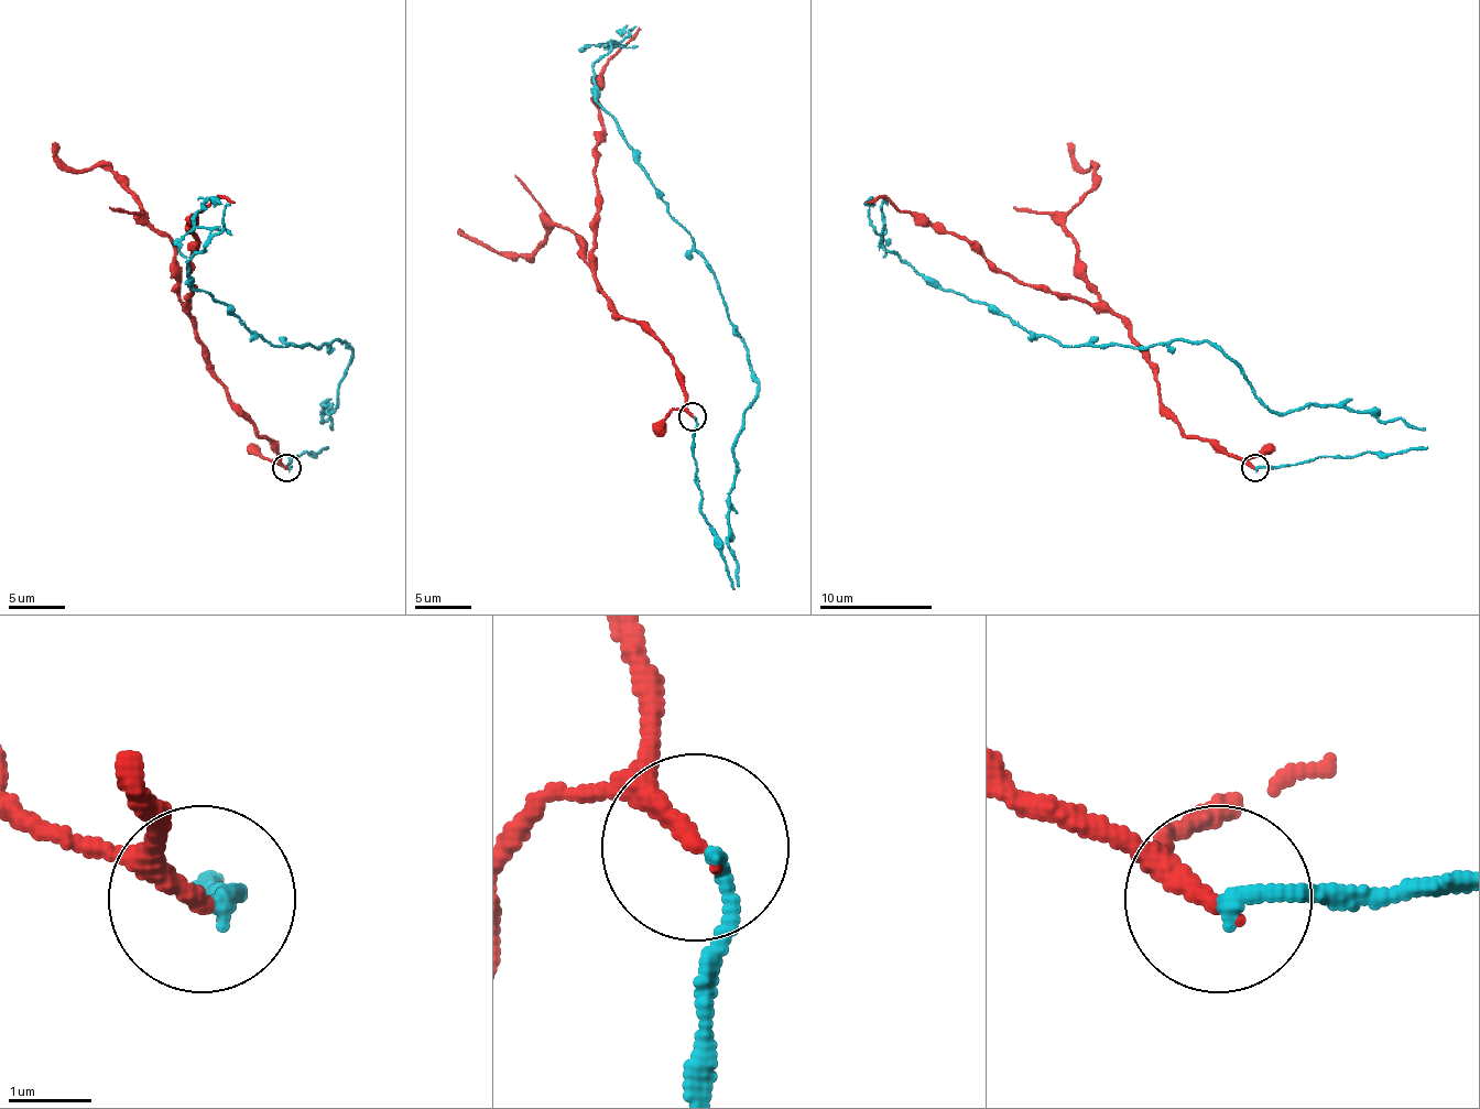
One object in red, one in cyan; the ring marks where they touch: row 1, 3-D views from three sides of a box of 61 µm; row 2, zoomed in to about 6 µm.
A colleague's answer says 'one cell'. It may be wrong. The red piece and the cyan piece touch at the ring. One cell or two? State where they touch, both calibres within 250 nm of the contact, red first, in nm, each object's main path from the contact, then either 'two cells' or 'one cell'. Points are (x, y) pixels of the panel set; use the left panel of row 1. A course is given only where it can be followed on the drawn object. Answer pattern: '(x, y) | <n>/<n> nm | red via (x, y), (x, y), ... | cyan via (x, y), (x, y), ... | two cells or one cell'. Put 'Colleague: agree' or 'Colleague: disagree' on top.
Colleague: disagree
(286, 467) | 240/170 nm | red via (285, 468), (278, 448), (260, 437), (213, 370), (187, 314), (196, 238), (191, 221), (215, 198), (232, 202) | cyan via (289, 468), (325, 448), (352, 354), (271, 345), (193, 289), (204, 227), (187, 258) | two cells

